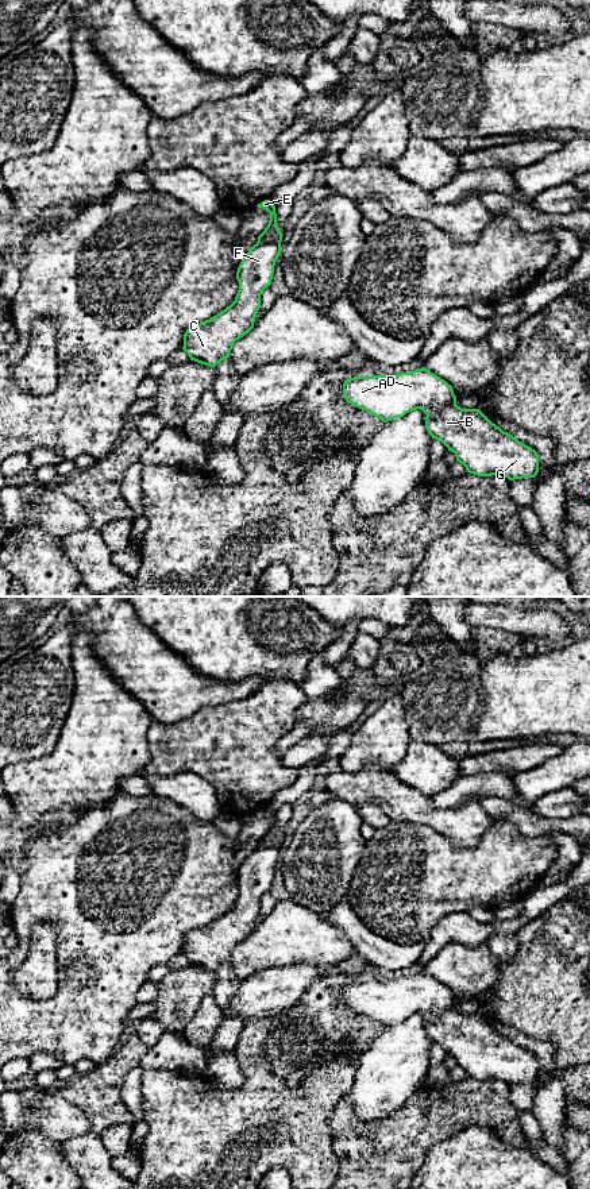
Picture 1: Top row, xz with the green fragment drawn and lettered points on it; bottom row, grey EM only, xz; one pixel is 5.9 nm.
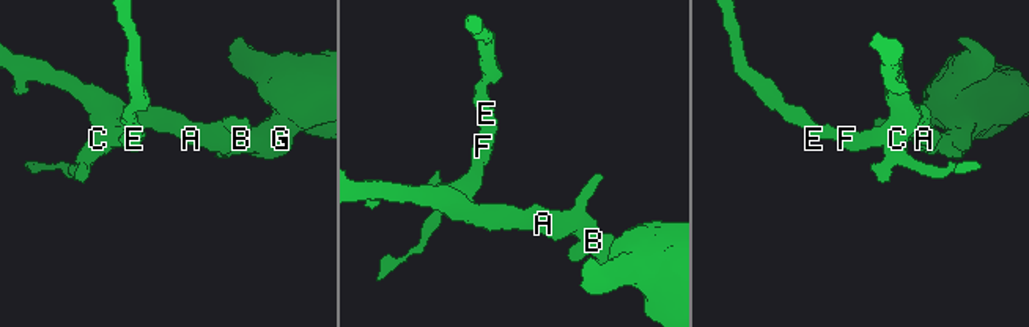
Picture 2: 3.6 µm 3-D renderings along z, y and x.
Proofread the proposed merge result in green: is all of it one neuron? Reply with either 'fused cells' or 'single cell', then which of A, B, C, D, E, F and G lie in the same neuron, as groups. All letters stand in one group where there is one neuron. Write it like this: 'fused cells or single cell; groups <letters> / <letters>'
single cell; groups A B C D E F G

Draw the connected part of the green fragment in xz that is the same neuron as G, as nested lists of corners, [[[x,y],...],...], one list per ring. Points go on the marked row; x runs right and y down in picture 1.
[[[424,367],[393,377],[381,374],[348,378],[343,383],[343,395],[348,404],[379,417],[383,422],[421,409],[427,414],[425,428],[428,433],[454,452],[456,462],[463,464],[470,474],[478,476],[497,475],[514,480],[535,478],[539,472],[540,458],[535,449],[504,432],[479,409],[459,408],[452,386]]]

